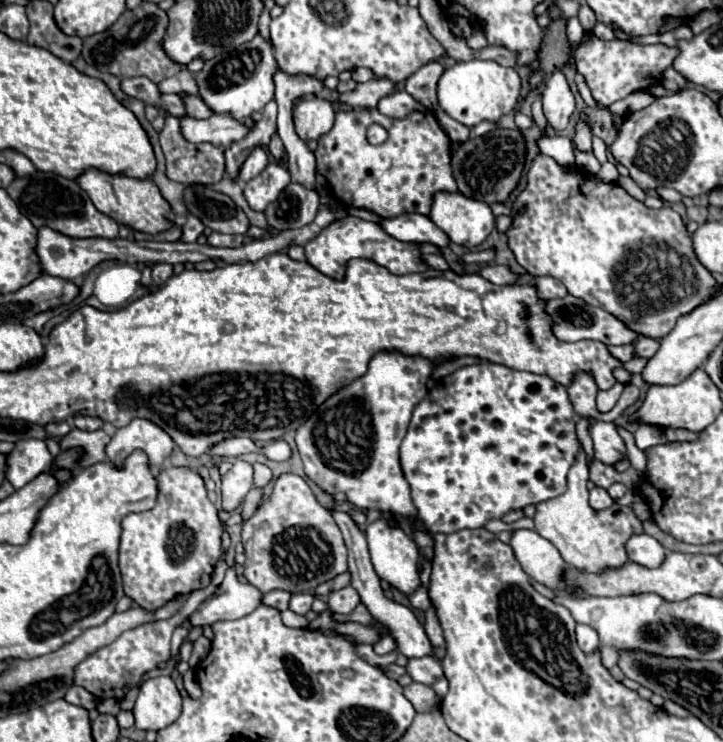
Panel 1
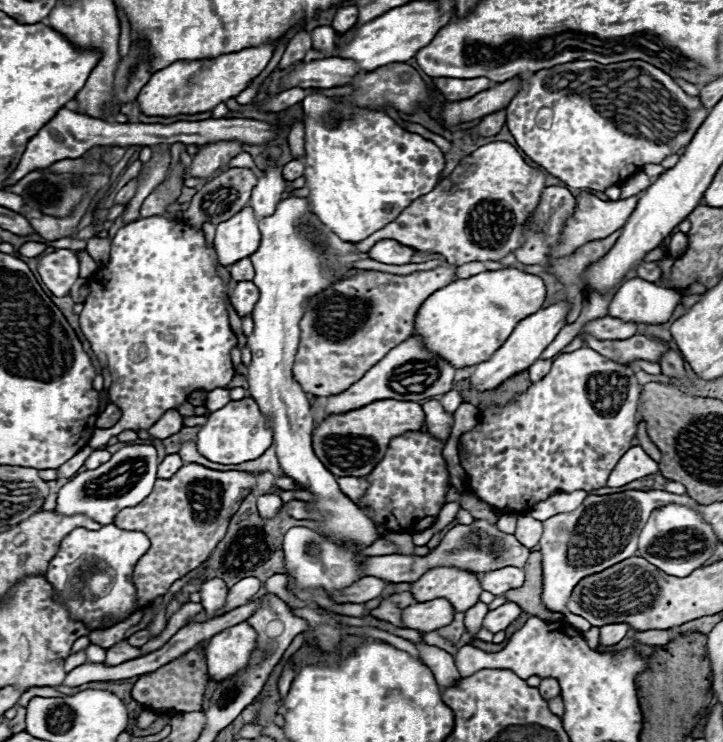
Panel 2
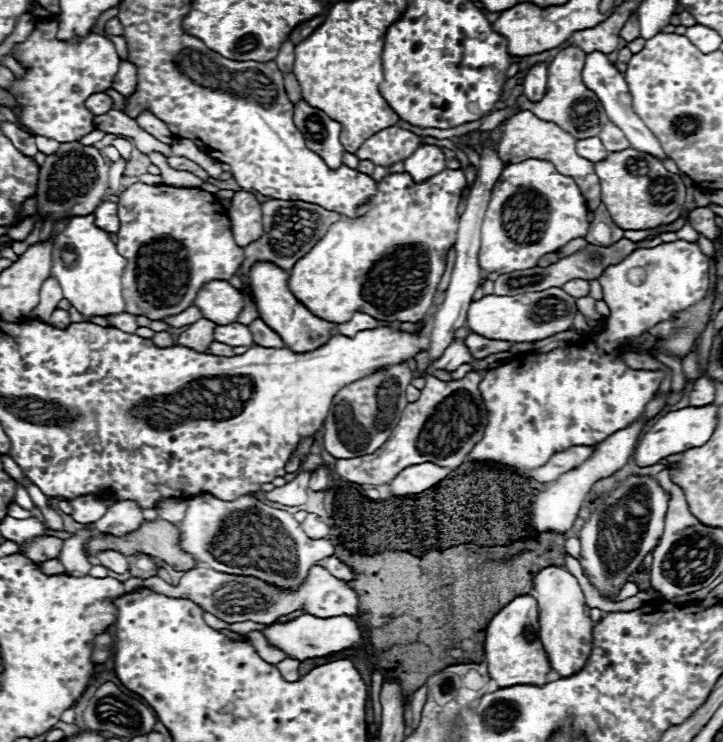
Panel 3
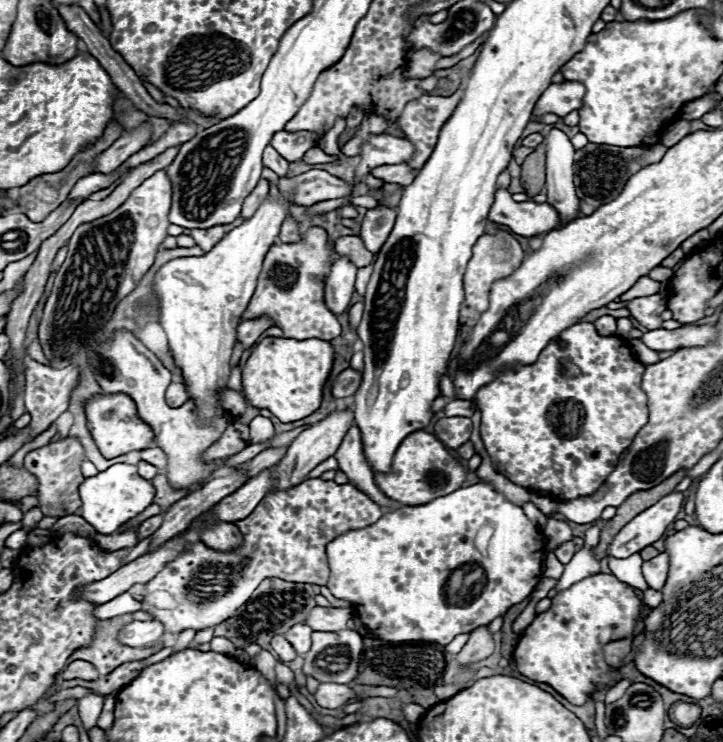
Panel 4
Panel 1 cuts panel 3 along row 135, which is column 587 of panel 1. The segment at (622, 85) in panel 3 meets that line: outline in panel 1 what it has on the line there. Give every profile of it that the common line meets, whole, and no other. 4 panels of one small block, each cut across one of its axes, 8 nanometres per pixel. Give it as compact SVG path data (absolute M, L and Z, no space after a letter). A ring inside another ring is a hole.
M578 624L576 626L576 640L578 640L578 646L584 652L592 652L592 650L596 650L600 646L598 632L594 632L594 628L590 628L588 624Z

